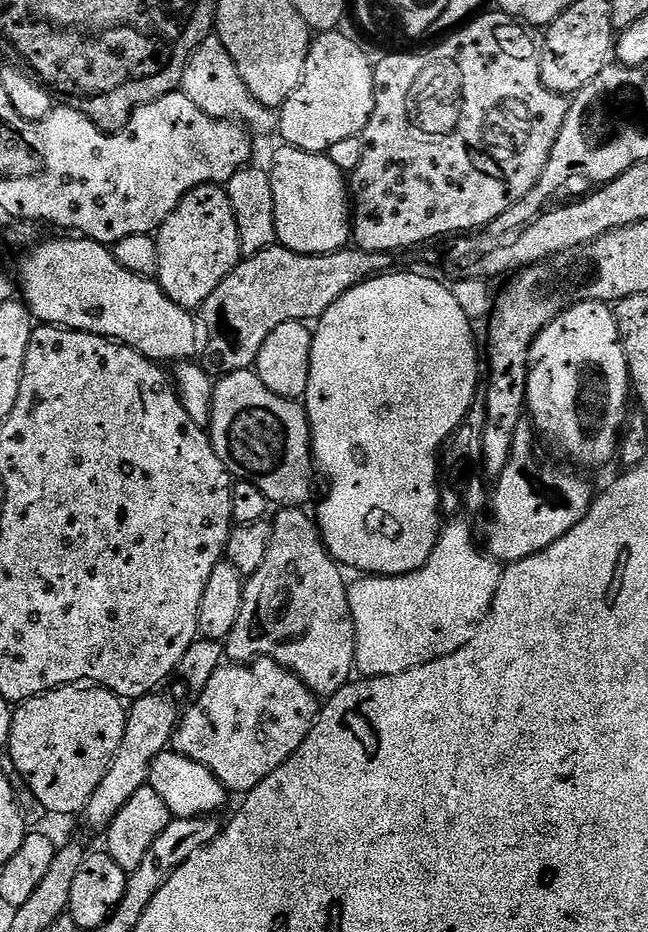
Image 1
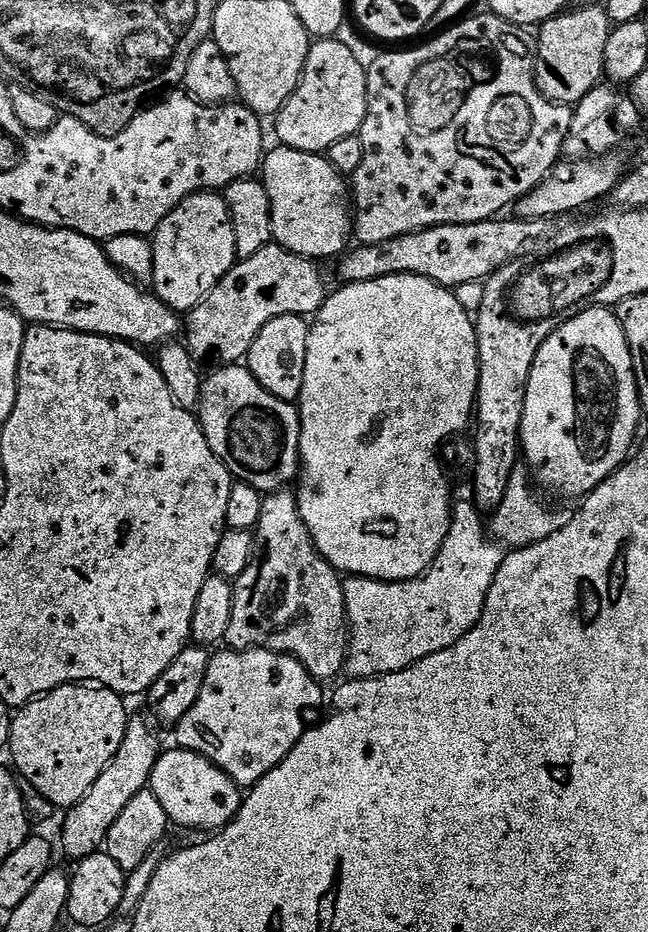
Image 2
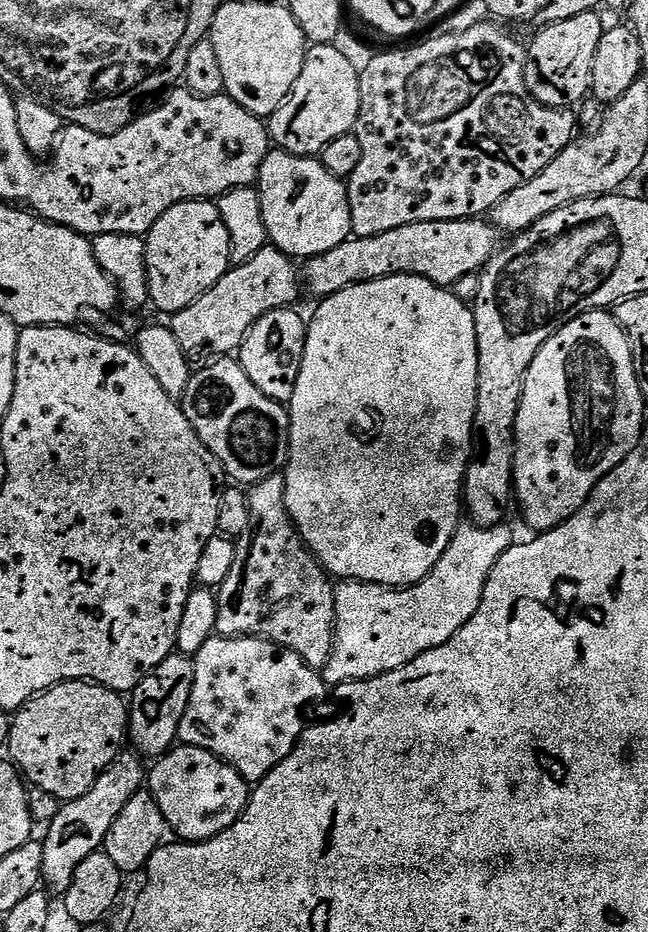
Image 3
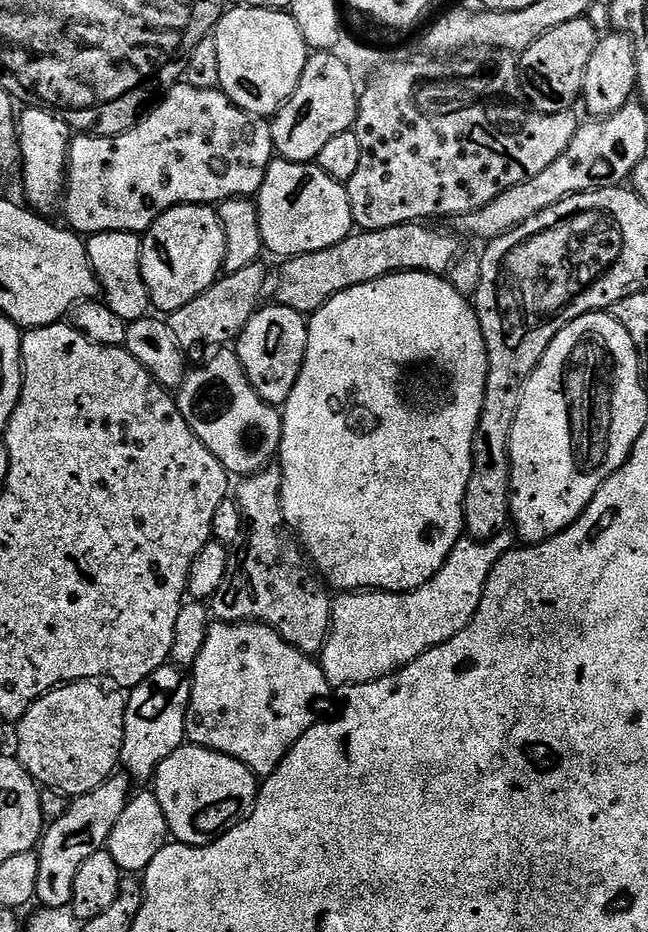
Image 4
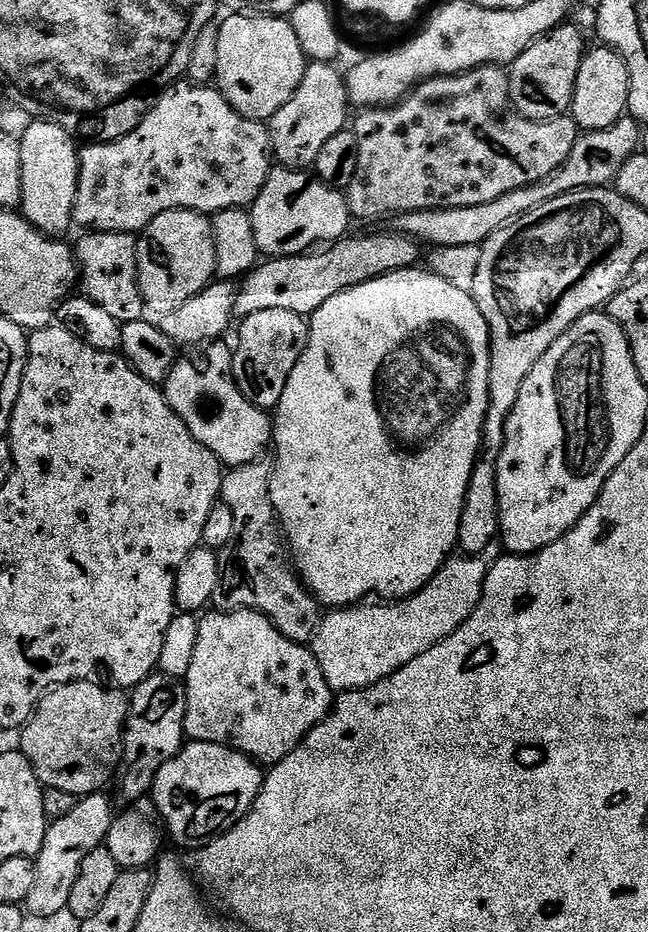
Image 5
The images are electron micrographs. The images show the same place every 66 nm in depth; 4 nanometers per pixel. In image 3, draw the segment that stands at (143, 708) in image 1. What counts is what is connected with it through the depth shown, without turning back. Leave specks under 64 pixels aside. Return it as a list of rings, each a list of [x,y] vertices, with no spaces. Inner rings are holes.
[[[124,750],[90,786],[82,798],[61,803],[58,814],[47,825],[48,837],[43,837],[44,854],[42,860],[42,884],[49,893],[63,894],[70,890],[70,882],[74,882],[74,870],[90,858],[90,854],[101,851],[106,834],[110,834],[110,826],[114,826],[114,818],[122,814],[126,802],[134,798],[134,794],[142,791],[146,784],[146,768],[143,768],[141,757],[135,751]]]

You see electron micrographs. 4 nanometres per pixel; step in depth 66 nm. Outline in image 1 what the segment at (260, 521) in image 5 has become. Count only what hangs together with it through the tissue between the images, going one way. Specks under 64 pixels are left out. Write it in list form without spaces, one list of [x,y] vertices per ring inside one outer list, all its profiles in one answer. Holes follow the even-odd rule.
[[[300,506],[294,508],[281,507],[277,511],[280,513],[276,517],[274,517],[275,515],[271,517],[272,533],[270,534],[270,542],[266,546],[266,558],[262,562],[262,566],[258,566],[256,573],[245,579],[244,593],[242,594],[242,610],[238,610],[238,622],[234,622],[234,630],[230,630],[228,635],[226,656],[232,662],[251,662],[257,658],[278,662],[283,668],[289,668],[317,698],[327,698],[333,696],[338,690],[342,690],[353,679],[356,666],[356,635],[354,634],[354,622],[350,614],[348,584],[343,576],[345,573],[342,571],[341,565],[332,559],[332,555],[324,547],[324,542],[320,539],[320,529],[317,521],[313,517],[311,520],[304,511],[305,509]]]

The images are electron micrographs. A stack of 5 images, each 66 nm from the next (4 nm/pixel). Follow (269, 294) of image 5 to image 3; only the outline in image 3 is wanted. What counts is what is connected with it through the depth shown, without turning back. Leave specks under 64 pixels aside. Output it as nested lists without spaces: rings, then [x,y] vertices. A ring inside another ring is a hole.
[[[484,218],[470,220],[443,220],[442,222],[414,222],[410,226],[398,226],[398,230],[386,230],[386,234],[374,234],[370,238],[352,236],[342,246],[334,246],[334,250],[326,250],[326,254],[309,256],[302,264],[302,284],[315,298],[333,296],[355,284],[374,282],[391,276],[421,276],[441,288],[451,289],[458,278],[466,278],[466,274],[479,274],[490,262],[490,258],[502,244],[501,233]]]

